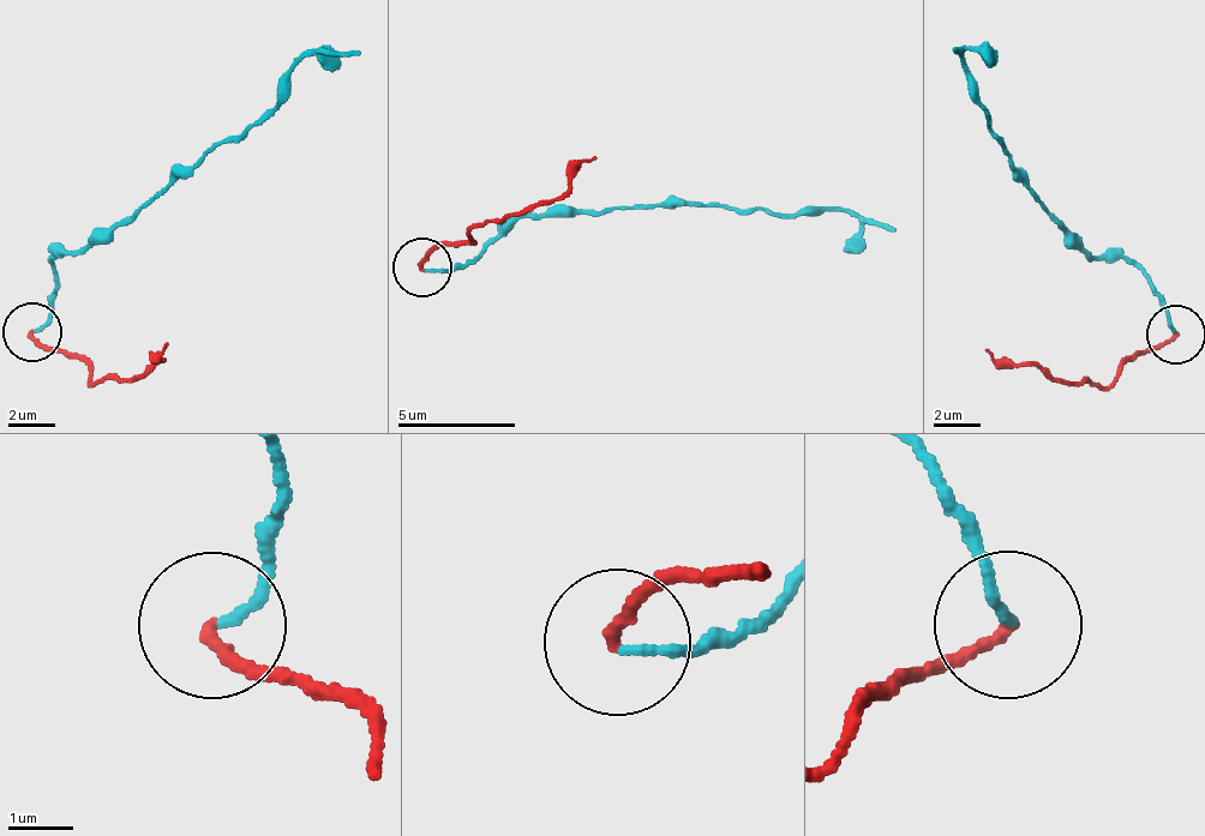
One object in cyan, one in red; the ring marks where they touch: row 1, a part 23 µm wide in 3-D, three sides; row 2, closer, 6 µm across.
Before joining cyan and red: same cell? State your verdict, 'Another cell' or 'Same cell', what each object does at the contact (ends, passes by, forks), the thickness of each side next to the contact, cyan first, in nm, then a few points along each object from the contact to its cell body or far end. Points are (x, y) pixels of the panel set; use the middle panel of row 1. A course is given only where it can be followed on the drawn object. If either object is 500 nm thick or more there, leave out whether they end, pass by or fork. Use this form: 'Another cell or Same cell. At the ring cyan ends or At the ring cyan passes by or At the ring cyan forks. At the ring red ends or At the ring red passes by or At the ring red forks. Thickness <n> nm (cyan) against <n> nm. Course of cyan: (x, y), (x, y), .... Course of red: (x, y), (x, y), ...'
Another cell. At the ring cyan ends. At the ring red ends. Thickness 130 nm (cyan) against 170 nm. Course of cyan: (423, 271), (447, 272), (477, 257), (501, 239), (521, 215), (718, 204), (755, 209), (847, 211), (894, 228). Course of red: (423, 265), (435, 246), (463, 245), (471, 232), (533, 211), (593, 160)

